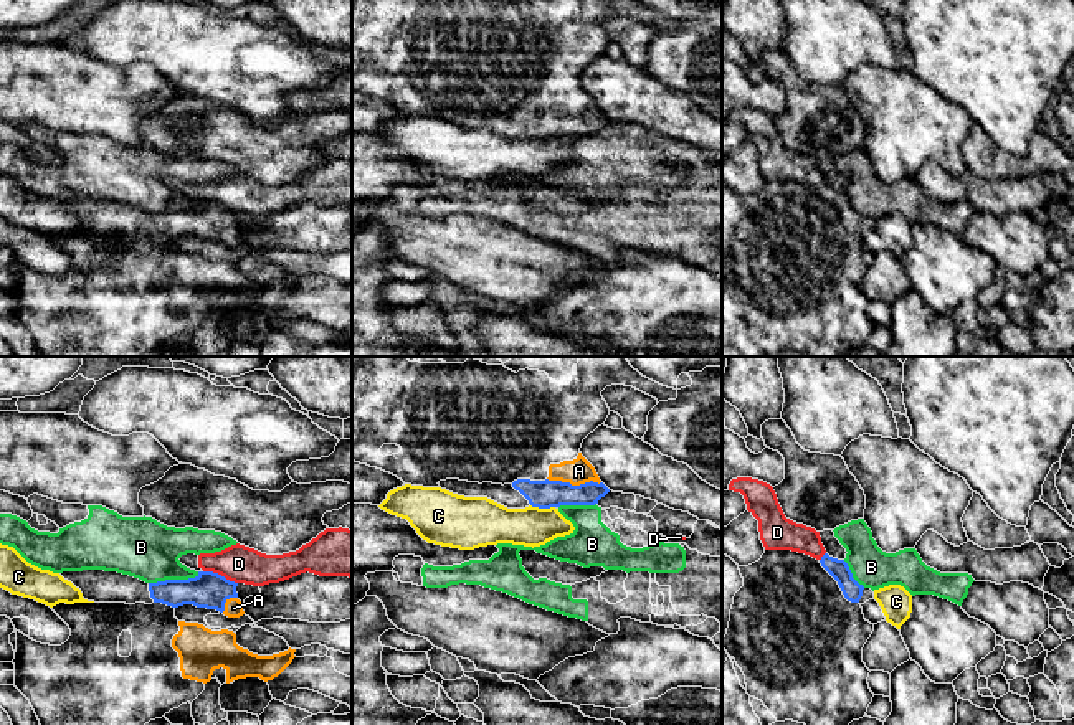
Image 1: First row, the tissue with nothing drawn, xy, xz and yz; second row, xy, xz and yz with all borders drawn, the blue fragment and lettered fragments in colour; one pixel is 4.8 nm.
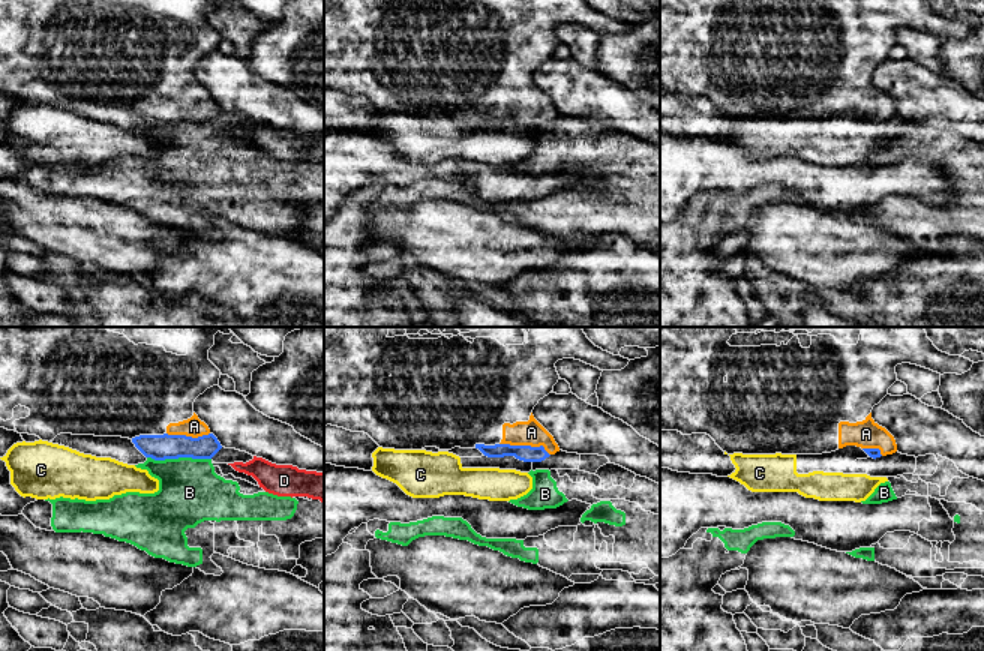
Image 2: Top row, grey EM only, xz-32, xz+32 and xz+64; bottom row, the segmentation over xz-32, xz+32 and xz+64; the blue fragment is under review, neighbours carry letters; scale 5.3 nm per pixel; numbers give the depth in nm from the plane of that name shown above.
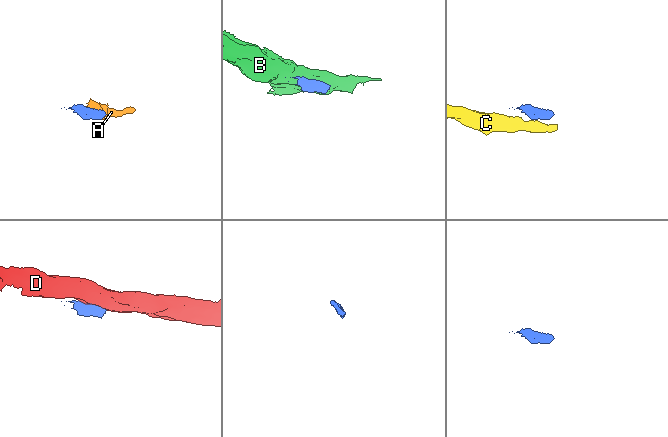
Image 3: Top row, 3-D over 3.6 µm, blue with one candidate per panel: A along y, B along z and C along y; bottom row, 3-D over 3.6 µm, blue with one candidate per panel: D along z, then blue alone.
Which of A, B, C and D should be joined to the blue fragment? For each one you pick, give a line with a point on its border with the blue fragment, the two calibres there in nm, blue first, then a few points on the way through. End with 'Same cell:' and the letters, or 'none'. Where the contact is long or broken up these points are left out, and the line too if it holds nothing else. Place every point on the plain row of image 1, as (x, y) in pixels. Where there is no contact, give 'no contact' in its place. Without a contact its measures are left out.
A: xz (574, 116) | 140/130 nm
Same cell: A

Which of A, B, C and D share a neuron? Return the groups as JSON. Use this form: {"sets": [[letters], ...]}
{"sets": [["A"], ["B"], ["C"], ["D"]]}

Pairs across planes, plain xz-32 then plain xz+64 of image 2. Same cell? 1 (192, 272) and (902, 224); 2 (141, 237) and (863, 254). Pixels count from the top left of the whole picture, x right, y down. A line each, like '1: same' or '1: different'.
1: different
2: same

